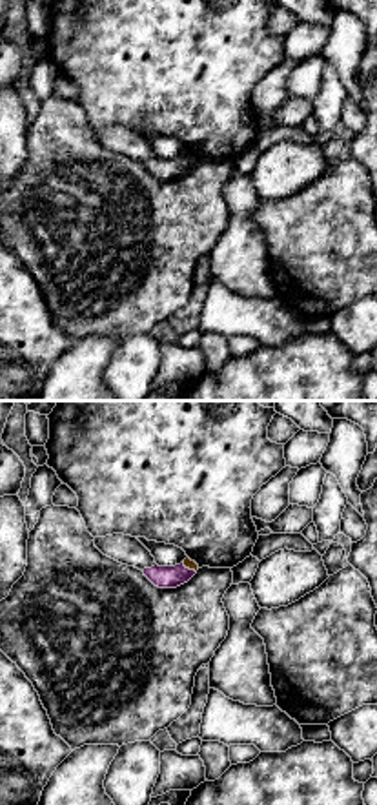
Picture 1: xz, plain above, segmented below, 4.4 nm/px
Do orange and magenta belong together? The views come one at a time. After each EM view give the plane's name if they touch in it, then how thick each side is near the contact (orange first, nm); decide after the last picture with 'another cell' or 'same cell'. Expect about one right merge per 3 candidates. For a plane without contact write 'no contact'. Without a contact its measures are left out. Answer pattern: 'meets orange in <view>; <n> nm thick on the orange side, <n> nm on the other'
meets orange in xz; 50 nm thick on the orange side, 100 nm on the other

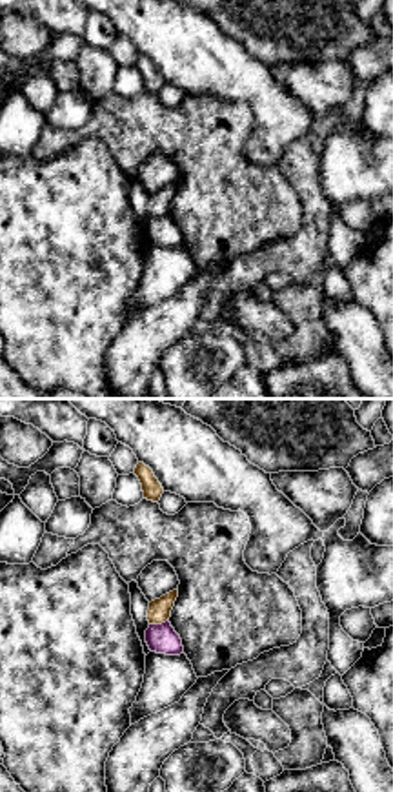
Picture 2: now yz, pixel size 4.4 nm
meets orange in yz; 100 nm thick on the orange side, 130 nm on the other

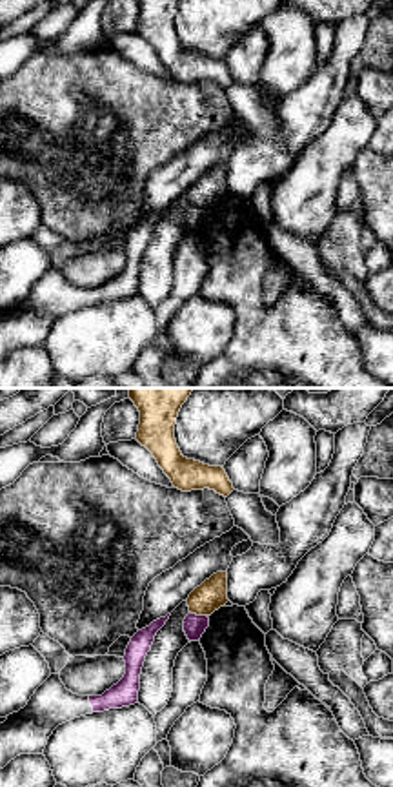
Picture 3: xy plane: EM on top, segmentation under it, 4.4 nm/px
meets orange in xy; 140 nm thick on the orange side, 100 nm on the other

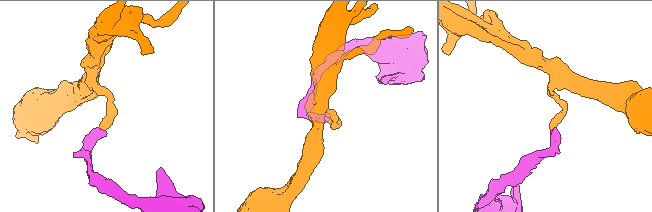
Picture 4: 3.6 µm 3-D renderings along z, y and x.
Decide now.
another cell

